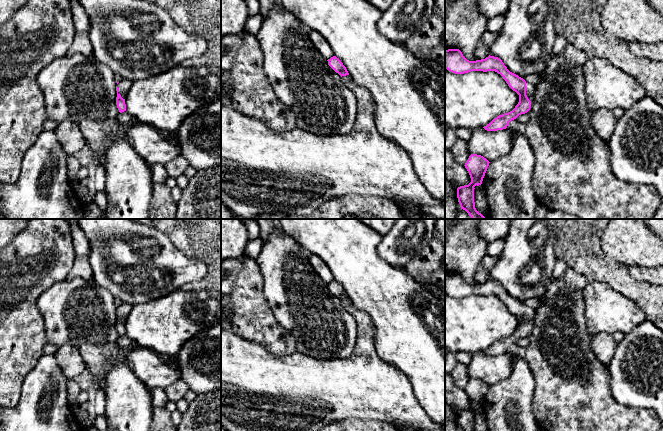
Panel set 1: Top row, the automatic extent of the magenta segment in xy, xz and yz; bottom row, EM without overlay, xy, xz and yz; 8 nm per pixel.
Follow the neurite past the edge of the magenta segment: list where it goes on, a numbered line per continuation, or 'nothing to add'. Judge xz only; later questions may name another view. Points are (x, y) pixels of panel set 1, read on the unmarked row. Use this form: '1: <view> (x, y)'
1: xz (260, 391)

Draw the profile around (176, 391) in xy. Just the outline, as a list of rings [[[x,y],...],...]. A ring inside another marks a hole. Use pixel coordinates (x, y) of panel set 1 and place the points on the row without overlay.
[[[179,379],[164,390],[169,401],[177,402],[185,397],[189,387],[182,379]]]

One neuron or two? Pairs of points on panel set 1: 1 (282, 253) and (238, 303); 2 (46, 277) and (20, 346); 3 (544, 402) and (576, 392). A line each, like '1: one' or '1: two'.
1: two
2: one
3: one

